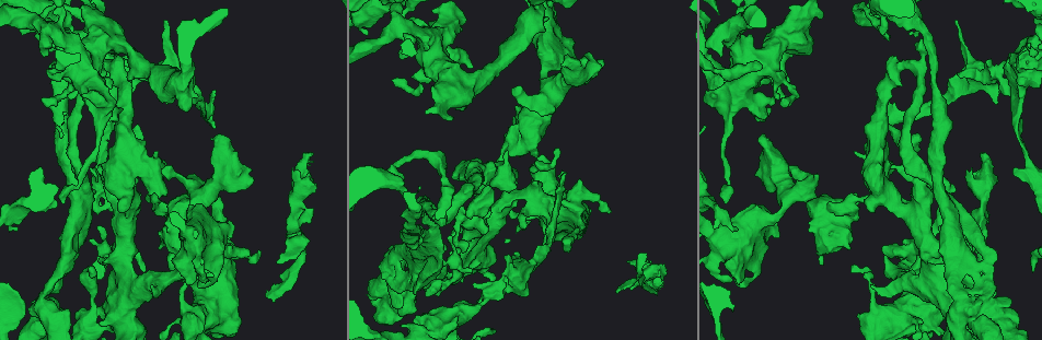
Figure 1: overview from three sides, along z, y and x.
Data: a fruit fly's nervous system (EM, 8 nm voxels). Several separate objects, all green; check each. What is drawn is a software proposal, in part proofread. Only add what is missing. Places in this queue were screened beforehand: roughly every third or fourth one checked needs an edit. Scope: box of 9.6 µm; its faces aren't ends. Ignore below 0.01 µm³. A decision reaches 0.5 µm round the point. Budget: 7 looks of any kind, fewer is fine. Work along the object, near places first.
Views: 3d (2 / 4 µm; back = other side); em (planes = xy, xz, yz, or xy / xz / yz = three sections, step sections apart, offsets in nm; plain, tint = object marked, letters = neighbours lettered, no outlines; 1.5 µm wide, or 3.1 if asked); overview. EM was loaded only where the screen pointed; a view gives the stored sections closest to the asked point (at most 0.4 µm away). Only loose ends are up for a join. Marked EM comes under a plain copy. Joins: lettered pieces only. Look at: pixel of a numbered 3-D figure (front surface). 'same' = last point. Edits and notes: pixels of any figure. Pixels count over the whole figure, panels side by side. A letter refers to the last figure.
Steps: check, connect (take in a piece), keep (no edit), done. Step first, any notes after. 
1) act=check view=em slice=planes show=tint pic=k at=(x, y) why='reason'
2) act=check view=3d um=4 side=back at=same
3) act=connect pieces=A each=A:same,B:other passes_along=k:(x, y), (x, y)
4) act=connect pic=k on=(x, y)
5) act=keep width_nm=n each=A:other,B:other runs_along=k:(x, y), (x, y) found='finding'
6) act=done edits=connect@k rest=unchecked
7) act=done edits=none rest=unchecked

act=check view=3d um=2 pic=1 at=(618, 290) why='tapers out'

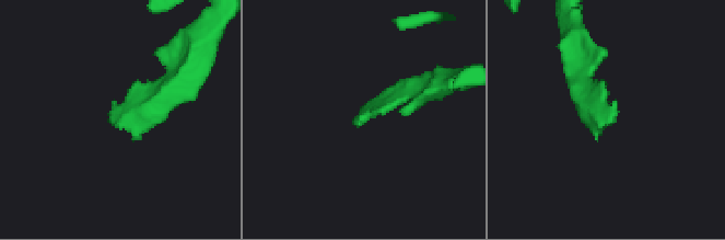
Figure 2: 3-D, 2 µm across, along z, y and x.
act=check view=em slice=xy step=8 show=tint pic=2 at=(613, 116)

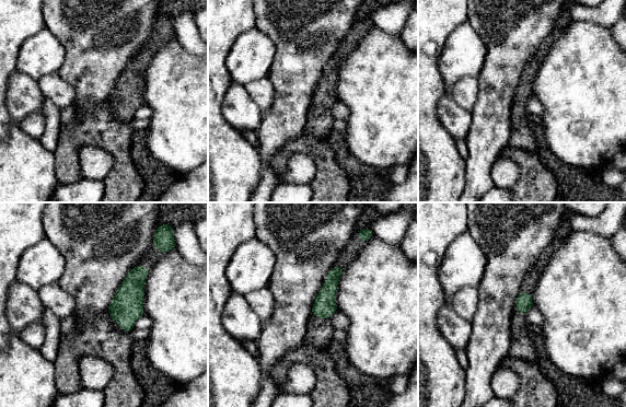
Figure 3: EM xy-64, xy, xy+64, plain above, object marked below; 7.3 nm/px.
act=check view=em slice=planes show=letters at=same

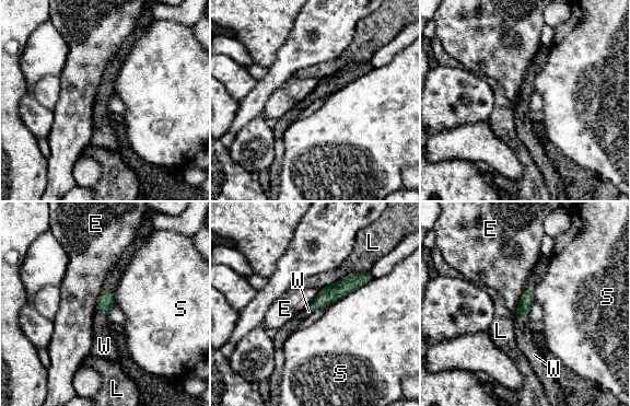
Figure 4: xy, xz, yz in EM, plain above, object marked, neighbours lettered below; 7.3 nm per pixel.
act=connect pic=4 on=(523, 332) width_nm=100 each=E:other,L:other,S:other,W:same passes_along=4:(527, 298), (521, 313), (523, 332) found='the cell continues'

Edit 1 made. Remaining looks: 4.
act=check view=3d um=4 pic=1 at=(599, 59) why='stops while still wide'

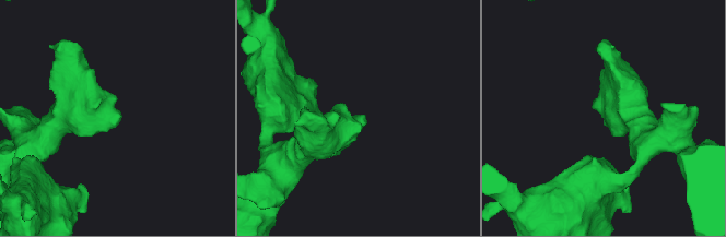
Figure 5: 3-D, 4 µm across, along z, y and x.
act=check view=em slice=planes show=letters pic=5 at=(361, 116)

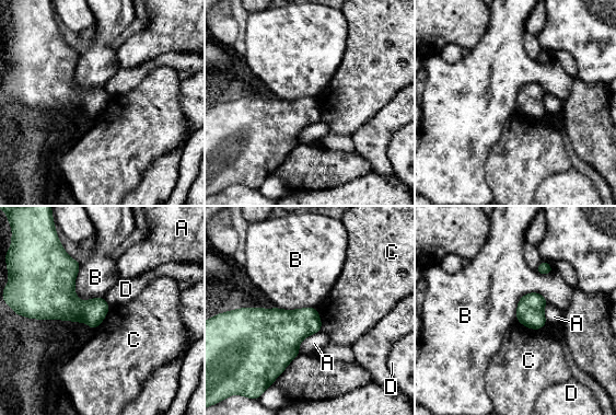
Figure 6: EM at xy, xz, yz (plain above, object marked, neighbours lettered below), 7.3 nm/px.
act=keep each=A:other,B:other,C:other,D:other border=6:(80, 264), (74, 294), (103, 298) found='none of them fits'

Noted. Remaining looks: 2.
act=done edits=connect@4 rest=unchecked

